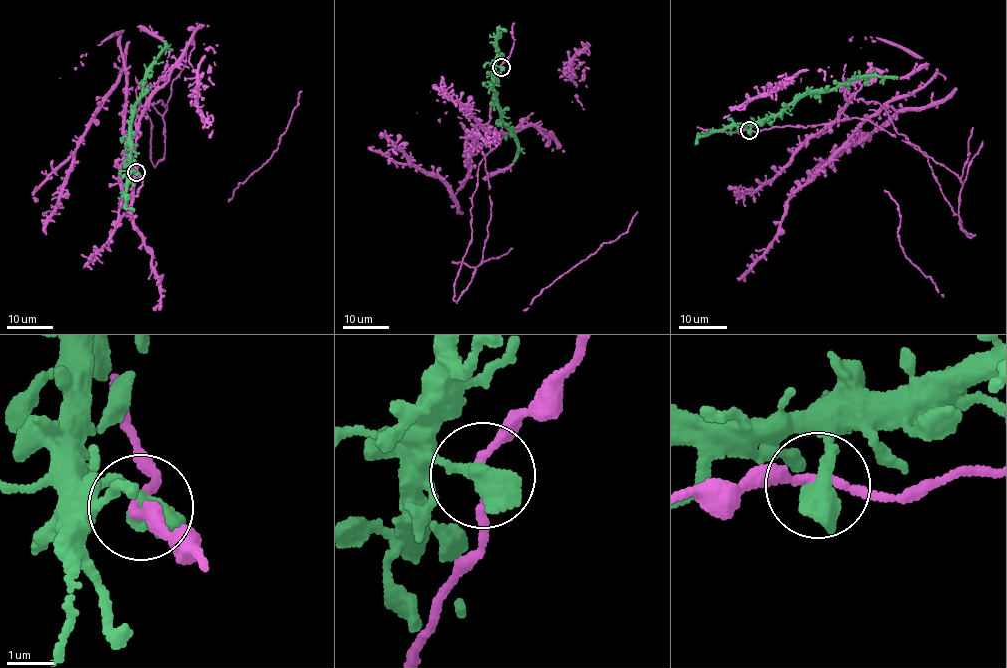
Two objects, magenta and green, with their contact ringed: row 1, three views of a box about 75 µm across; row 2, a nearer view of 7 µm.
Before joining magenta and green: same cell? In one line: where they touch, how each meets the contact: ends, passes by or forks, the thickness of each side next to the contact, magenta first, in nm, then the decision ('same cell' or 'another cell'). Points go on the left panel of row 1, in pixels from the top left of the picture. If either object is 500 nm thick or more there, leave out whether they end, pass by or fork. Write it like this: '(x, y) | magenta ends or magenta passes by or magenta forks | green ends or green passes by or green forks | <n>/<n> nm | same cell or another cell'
(136, 172) | 150/600 nm | same cell

